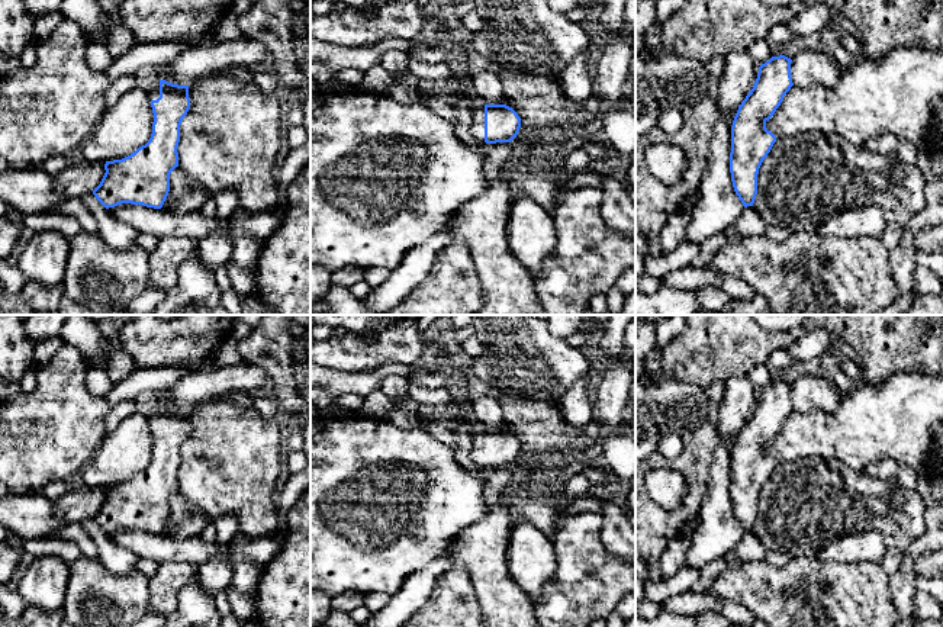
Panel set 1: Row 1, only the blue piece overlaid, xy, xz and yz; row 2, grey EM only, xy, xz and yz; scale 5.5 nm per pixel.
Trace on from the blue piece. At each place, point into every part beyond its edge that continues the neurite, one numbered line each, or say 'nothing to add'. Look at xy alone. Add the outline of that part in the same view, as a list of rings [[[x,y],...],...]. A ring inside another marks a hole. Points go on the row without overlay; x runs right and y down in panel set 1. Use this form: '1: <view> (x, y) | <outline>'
1: xy (154, 414) | [[[160,403],[155,405],[149,412],[148,412],[148,417],[149,417],[149,424],[151,425],[157,425],[160,422]]]

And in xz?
1: xz (478, 443) | [[[477,427],[472,440],[472,462],[479,467],[485,467],[485,428]]]

